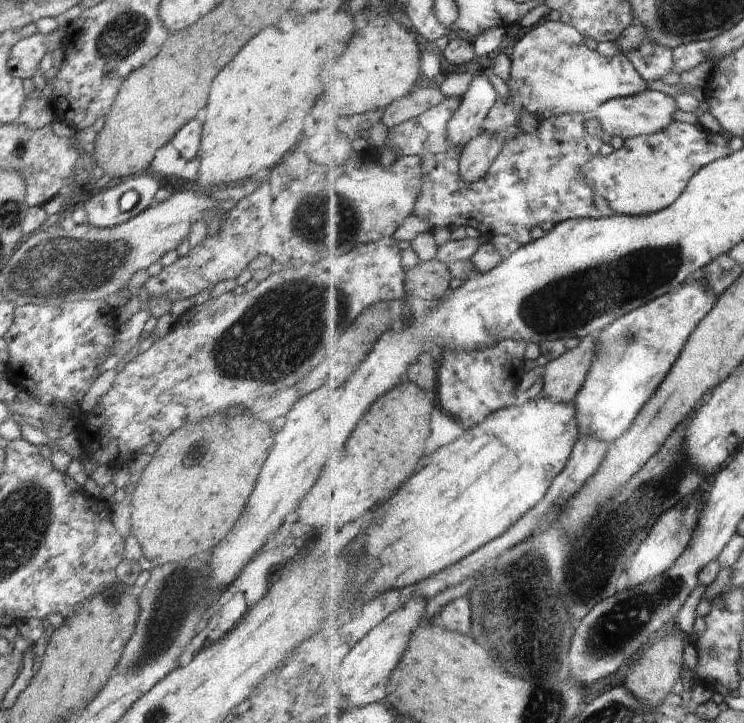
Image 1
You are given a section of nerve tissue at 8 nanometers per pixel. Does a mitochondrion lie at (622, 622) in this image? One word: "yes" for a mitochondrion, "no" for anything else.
yes

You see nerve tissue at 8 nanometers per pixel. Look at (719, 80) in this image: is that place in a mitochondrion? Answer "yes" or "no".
no

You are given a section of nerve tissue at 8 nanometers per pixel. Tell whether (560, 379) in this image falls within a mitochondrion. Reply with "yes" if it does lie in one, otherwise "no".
no

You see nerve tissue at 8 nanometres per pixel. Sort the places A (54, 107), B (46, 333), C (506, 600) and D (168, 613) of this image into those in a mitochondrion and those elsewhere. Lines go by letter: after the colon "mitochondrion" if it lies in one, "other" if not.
A: other
B: other
C: mitochondrion
D: mitochondrion

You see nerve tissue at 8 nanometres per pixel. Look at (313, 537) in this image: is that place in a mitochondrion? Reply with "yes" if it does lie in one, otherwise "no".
no

